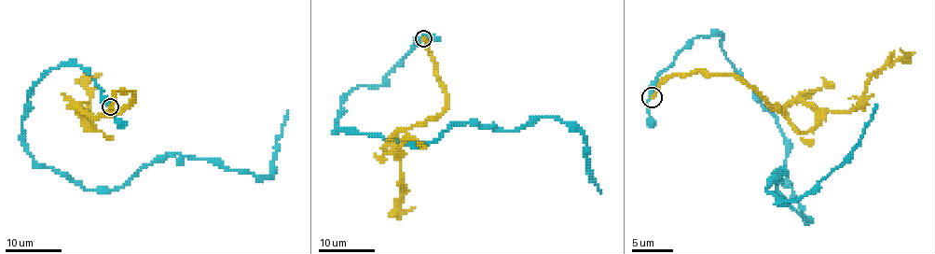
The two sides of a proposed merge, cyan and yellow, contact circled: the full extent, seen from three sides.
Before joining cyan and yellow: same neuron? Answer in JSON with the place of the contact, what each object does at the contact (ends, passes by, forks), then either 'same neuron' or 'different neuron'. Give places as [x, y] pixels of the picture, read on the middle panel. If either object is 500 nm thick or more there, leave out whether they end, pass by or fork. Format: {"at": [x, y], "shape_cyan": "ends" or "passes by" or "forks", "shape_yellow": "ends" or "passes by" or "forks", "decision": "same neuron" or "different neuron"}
{"at": [423, 38], "shape_cyan": "passes by", "shape_yellow": "ends", "decision": "different neuron"}

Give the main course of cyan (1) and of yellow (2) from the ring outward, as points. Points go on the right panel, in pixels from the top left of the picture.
1: (652, 98), (694, 37), (721, 34), (776, 119), (804, 220), (776, 175), (779, 200), (806, 195), (877, 105)
2: (652, 98), (674, 75), (732, 73), (809, 132), (830, 110), (850, 110), (873, 75), (906, 54), (900, 49)

